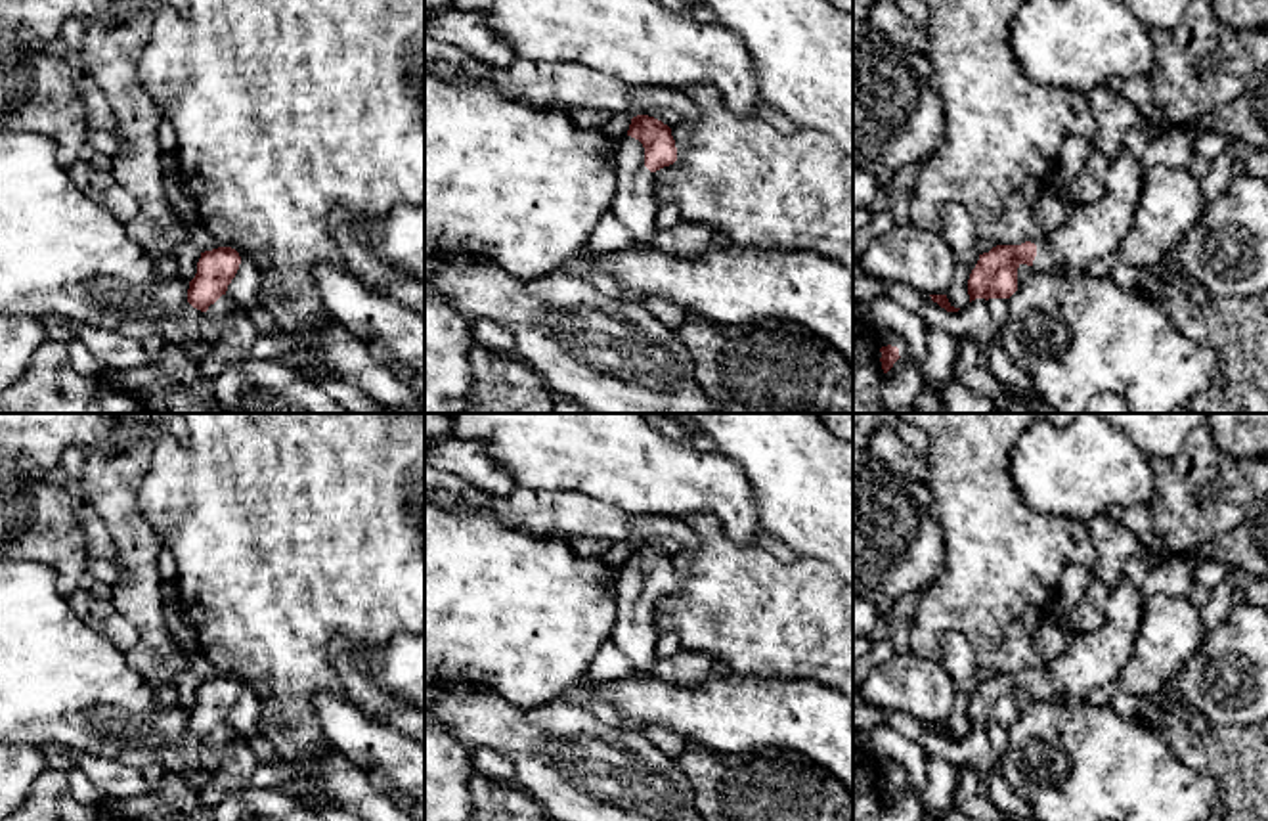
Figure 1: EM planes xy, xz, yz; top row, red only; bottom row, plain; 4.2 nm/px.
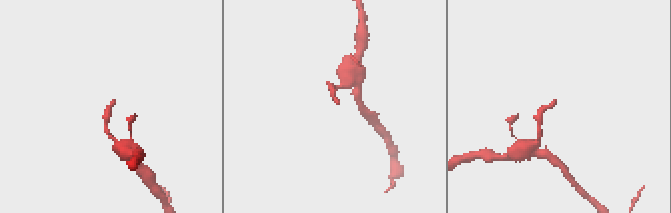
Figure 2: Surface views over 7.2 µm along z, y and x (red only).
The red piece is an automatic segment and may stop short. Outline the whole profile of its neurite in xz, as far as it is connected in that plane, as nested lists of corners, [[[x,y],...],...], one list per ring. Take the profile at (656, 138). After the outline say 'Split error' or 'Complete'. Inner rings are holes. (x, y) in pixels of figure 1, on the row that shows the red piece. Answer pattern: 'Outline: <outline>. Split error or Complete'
Outline: [[[648,115],[633,117],[614,159],[616,193],[612,214],[627,228],[633,247],[654,249],[658,235],[654,172],[677,161],[671,128]]]. Split error

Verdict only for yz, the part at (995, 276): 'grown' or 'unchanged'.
grown

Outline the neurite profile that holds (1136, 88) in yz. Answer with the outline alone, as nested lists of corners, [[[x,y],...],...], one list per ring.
[[[1146,75],[1130,77],[1130,78],[1111,78],[1109,88],[1117,94],[1130,100],[1144,115],[1146,124],[1157,124],[1161,121],[1161,113],[1155,105],[1149,78]]]

